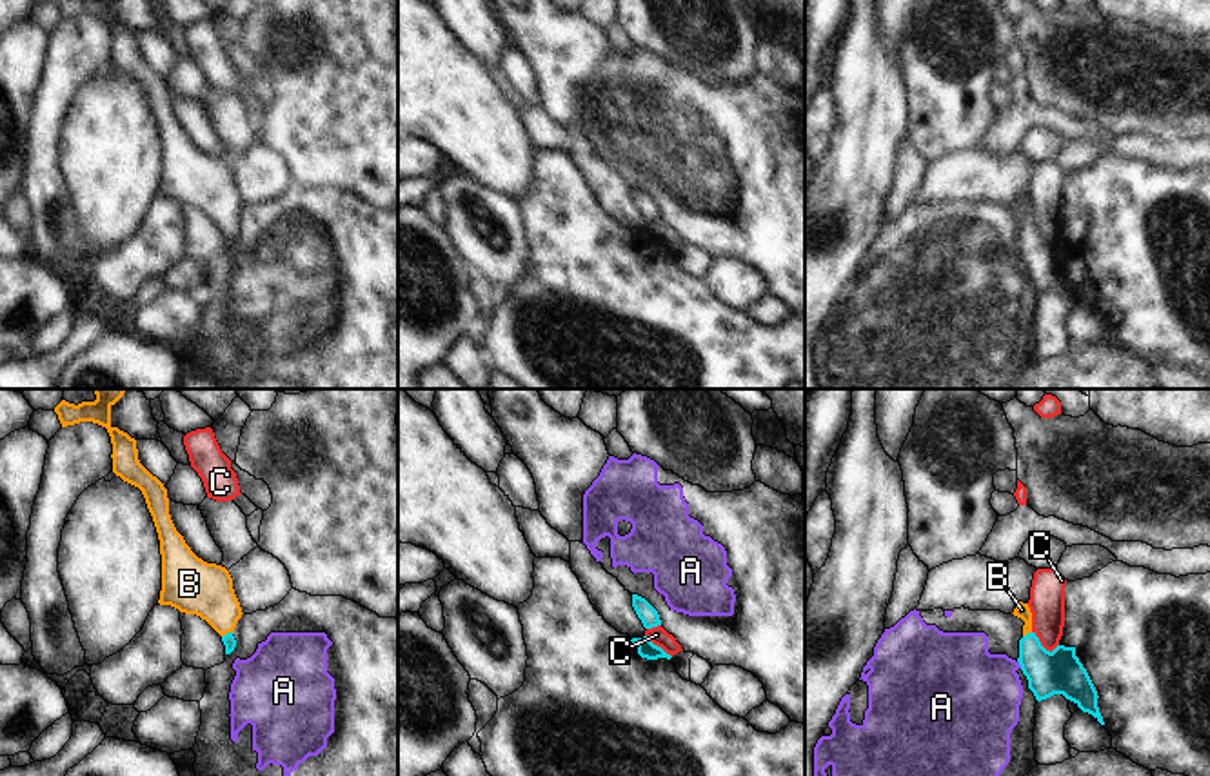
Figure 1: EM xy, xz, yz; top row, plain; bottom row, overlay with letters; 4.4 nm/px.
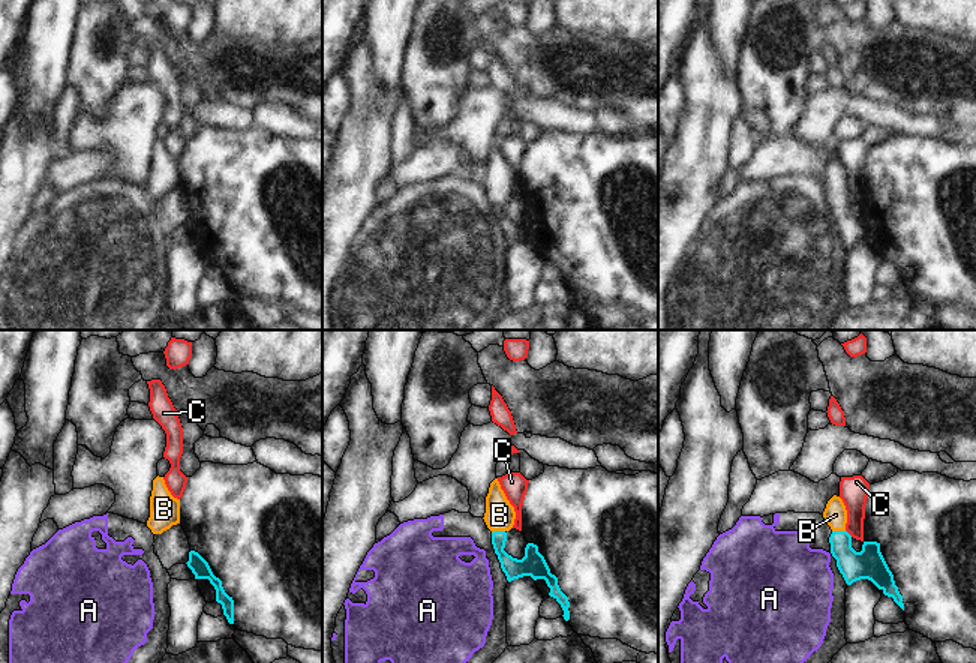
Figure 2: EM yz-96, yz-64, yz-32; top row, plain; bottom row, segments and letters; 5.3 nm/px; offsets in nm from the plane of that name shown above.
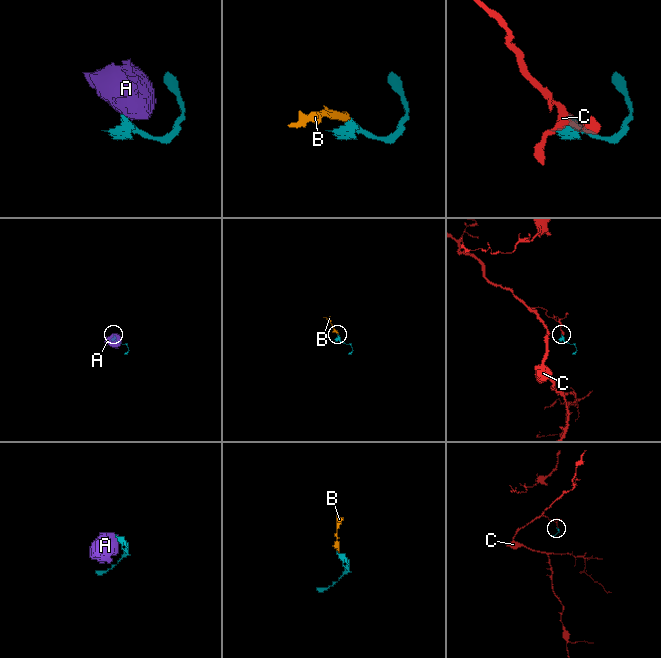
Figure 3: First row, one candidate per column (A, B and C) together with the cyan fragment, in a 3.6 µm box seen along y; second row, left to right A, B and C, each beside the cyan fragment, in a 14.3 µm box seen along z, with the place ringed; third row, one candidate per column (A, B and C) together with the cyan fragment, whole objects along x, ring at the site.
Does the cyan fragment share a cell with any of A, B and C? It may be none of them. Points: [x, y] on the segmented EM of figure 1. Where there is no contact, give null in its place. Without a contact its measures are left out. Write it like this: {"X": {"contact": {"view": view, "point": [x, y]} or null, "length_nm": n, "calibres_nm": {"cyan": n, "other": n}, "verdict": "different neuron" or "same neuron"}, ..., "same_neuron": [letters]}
{"A": {"contact": {"view": "yz", "point": [1020, 664]}, "length_nm": 40, "calibres_nm": {"cyan": 190, "other": 400}, "verdict": "different neuron"}, "B": {"contact": {"view": "xy", "point": [228, 633]}, "length_nm": 50, "calibres_nm": {"cyan": 60, "other": 240}, "verdict": "same neuron"}, "C": {"contact": {"view": "yz", "point": [1041, 646]}, "length_nm": 140, "calibres_nm": {"cyan": 190, "other": 160}, "verdict": "different neuron"}, "same_neuron": ["B"]}

